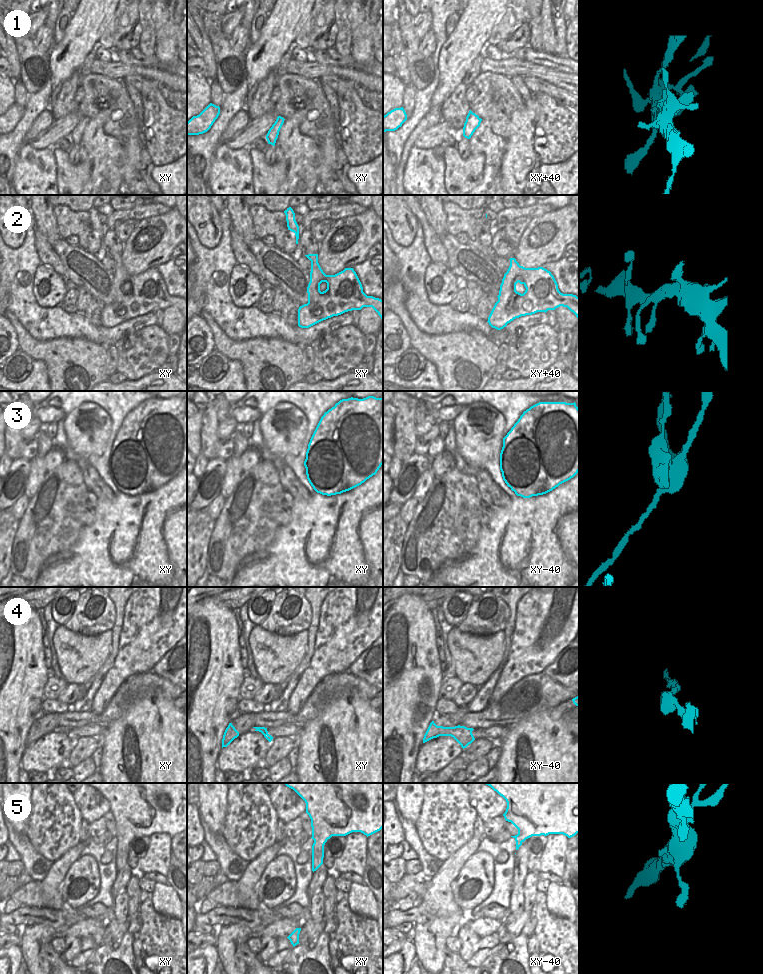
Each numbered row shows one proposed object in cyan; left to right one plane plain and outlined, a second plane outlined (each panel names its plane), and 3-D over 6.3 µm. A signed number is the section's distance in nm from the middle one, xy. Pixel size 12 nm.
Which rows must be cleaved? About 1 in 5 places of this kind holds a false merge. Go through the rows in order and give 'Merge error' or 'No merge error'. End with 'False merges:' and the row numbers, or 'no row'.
1: No merge error
2: No merge error
3: Merge error
4: No merge error
5: No merge error
False merges: 3.

